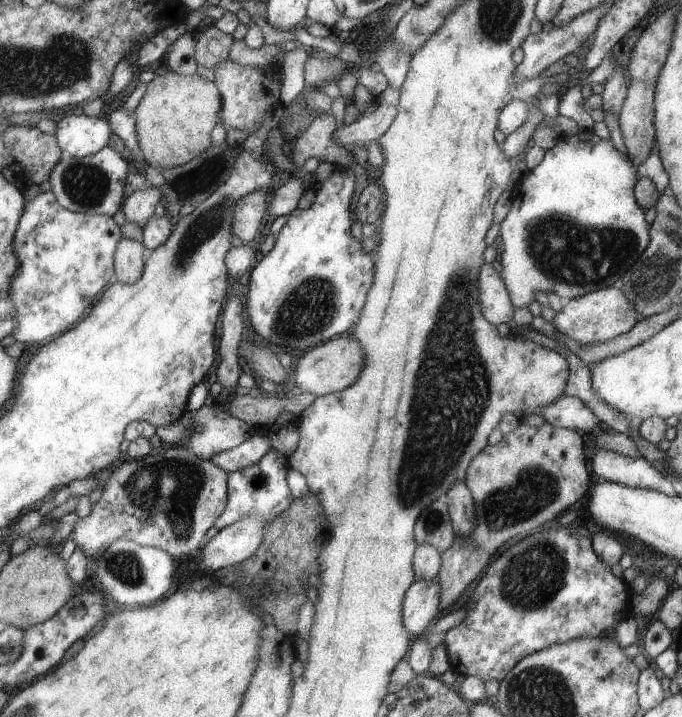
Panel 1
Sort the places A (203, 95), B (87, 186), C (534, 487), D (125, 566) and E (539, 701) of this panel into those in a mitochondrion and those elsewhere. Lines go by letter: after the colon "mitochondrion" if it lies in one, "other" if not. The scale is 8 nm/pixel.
A: other
B: mitochondrion
C: mitochondrion
D: mitochondrion
E: mitochondrion

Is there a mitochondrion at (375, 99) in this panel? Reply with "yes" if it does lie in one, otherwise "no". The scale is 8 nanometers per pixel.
no

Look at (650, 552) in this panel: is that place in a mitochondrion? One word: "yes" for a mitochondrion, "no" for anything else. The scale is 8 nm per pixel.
no

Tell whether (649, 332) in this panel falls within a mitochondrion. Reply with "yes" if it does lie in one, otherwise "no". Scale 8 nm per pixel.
no

